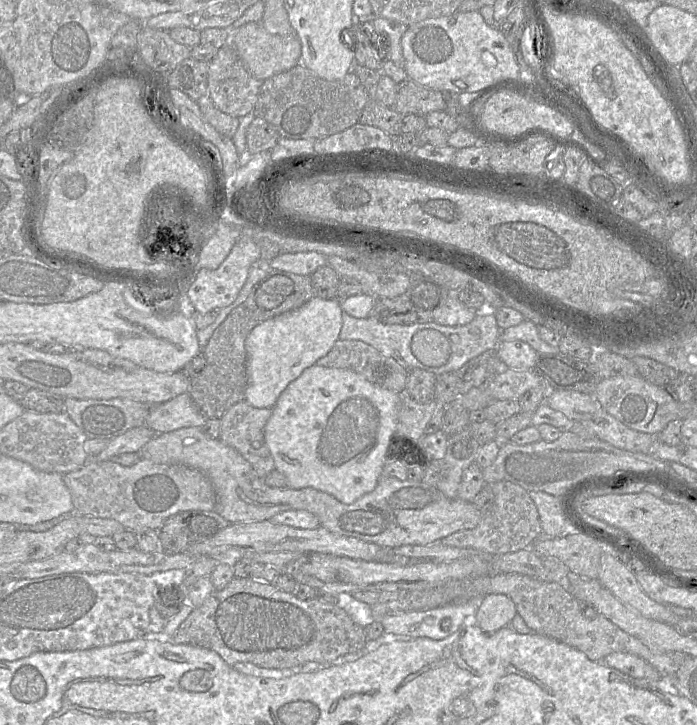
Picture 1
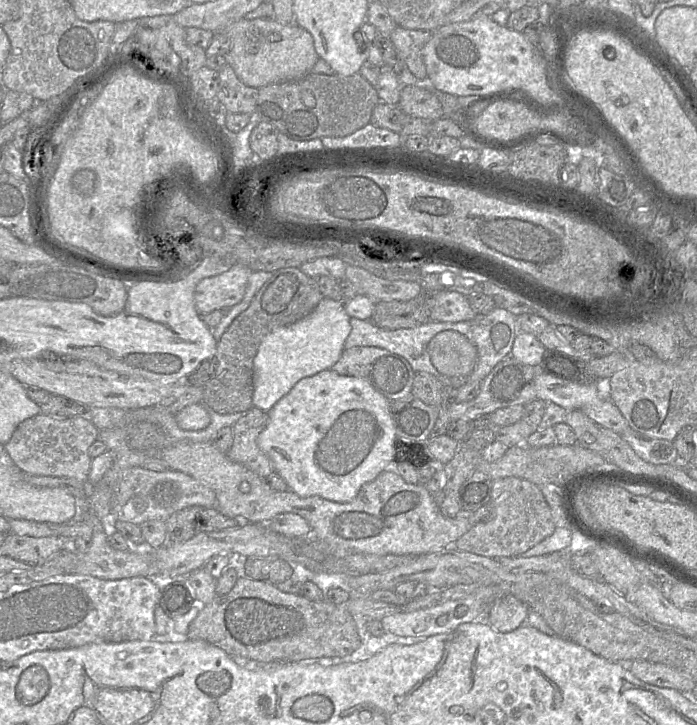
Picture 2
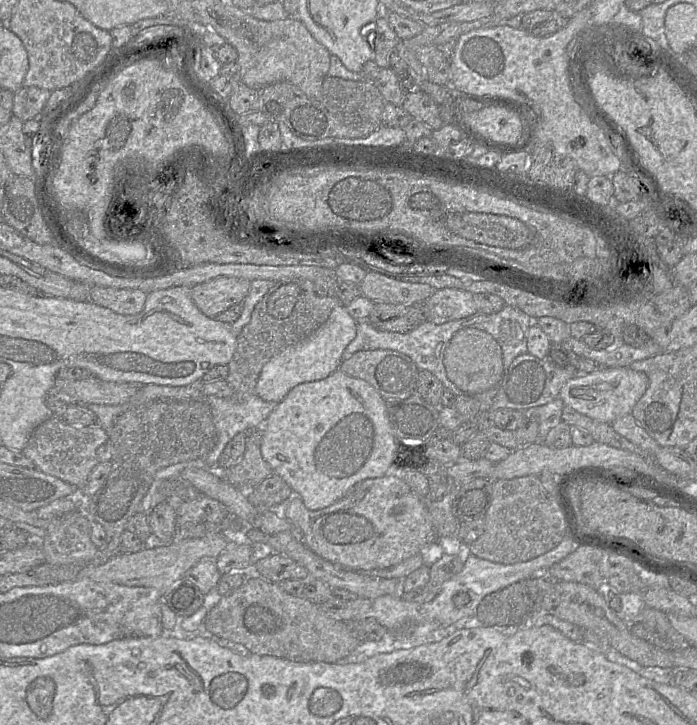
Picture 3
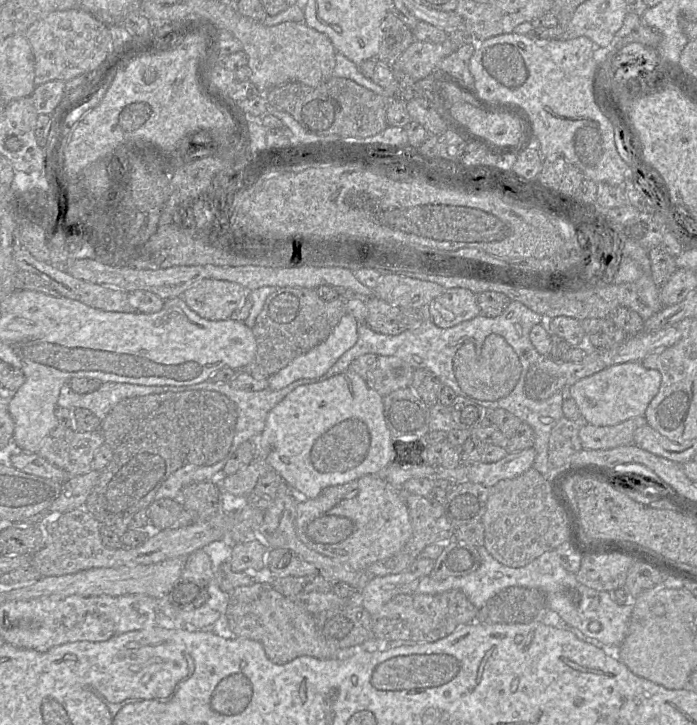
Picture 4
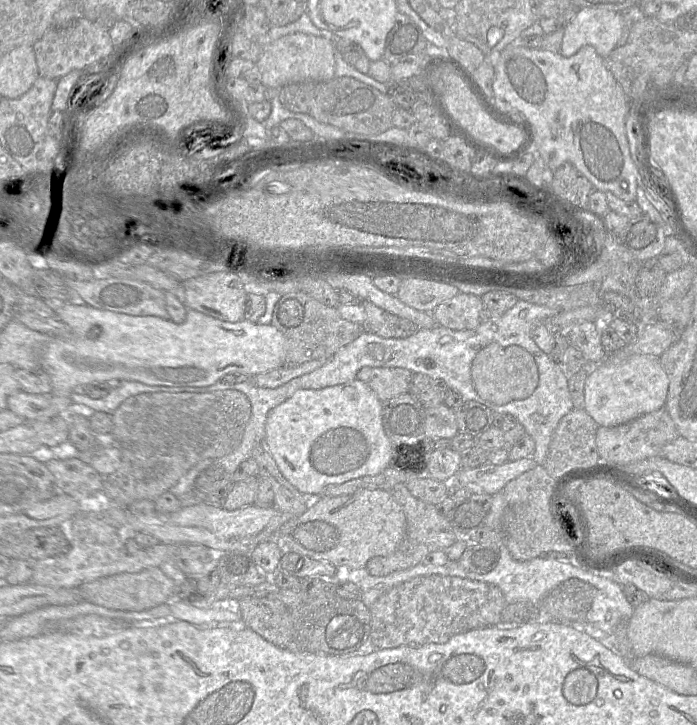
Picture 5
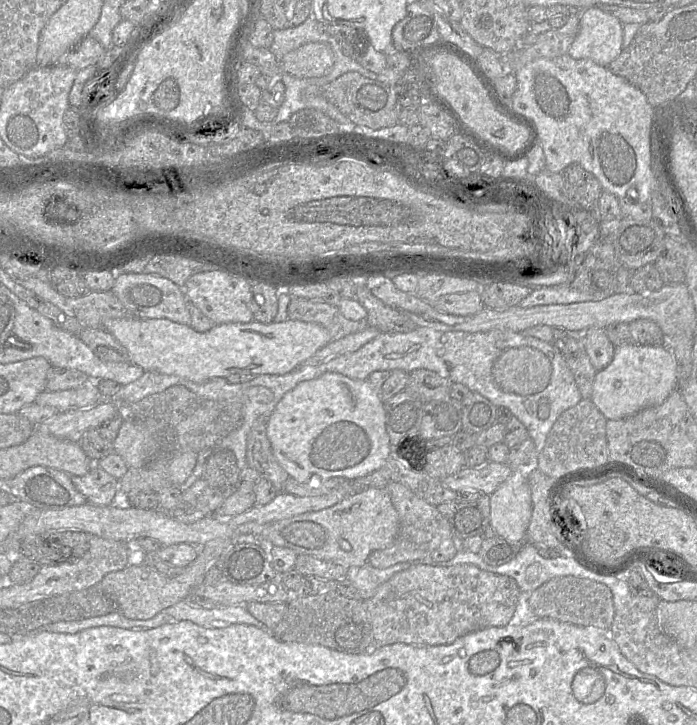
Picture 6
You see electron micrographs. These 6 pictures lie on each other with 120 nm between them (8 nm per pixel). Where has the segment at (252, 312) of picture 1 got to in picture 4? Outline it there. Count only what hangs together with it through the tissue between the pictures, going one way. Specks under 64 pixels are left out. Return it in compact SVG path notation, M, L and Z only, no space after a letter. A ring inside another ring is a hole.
M281 287L281 288L276 288L276 290L270 294L265 303L264 306L260 312L260 314L257 316L256 321L254 326L252 327L252 331L256 340L256 354L253 359L253 361L247 365L244 369L239 370L239 371L246 371L249 373L251 376L253 376L255 379L268 379L271 375L277 373L284 367L286 367L292 360L294 360L296 357L308 352L311 350L313 347L316 345L320 344L323 342L333 331L333 329L336 327L336 325L339 323L341 318L346 315L346 303L348 301L343 301L340 299L340 295L337 299L334 299L332 301L325 301L321 299L315 288L304 288L304 287Z

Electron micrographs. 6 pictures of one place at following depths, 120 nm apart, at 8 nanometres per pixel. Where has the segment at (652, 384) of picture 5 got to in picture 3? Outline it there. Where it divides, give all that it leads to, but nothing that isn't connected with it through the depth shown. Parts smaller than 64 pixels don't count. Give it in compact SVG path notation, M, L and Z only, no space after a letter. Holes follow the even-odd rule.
M611 367L590 373L578 373L560 390L564 404L577 412L601 422L612 423L619 417L630 414L637 401L648 387L648 376L630 367Z

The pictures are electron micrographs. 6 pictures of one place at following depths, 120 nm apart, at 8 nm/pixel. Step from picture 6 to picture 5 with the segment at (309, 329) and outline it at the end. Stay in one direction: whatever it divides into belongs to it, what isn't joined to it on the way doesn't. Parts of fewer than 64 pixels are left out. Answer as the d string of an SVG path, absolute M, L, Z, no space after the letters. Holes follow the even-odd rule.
M59 299L43 300L74 333L74 338L53 338L41 358L41 369L51 379L50 395L54 398L69 398L76 387L91 382L130 380L146 385L205 387L229 373L254 377L285 365L285 337L271 324L263 325L245 319L222 321L194 309L187 309L183 323L175 323L157 316L133 316Z

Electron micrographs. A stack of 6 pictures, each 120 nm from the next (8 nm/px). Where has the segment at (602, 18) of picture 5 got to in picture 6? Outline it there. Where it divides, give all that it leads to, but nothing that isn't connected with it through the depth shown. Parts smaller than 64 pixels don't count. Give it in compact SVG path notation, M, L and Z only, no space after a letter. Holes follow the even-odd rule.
M591 6L581 11L579 30L567 54L609 66L620 55L622 43L623 24L615 16Z

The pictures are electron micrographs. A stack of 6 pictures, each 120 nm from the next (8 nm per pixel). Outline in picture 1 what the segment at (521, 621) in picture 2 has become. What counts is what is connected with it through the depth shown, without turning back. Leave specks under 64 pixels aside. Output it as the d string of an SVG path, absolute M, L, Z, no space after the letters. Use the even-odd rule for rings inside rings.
M490 594L481 598L475 614L476 625L486 633L493 633L510 625L516 616L514 602L504 594Z

